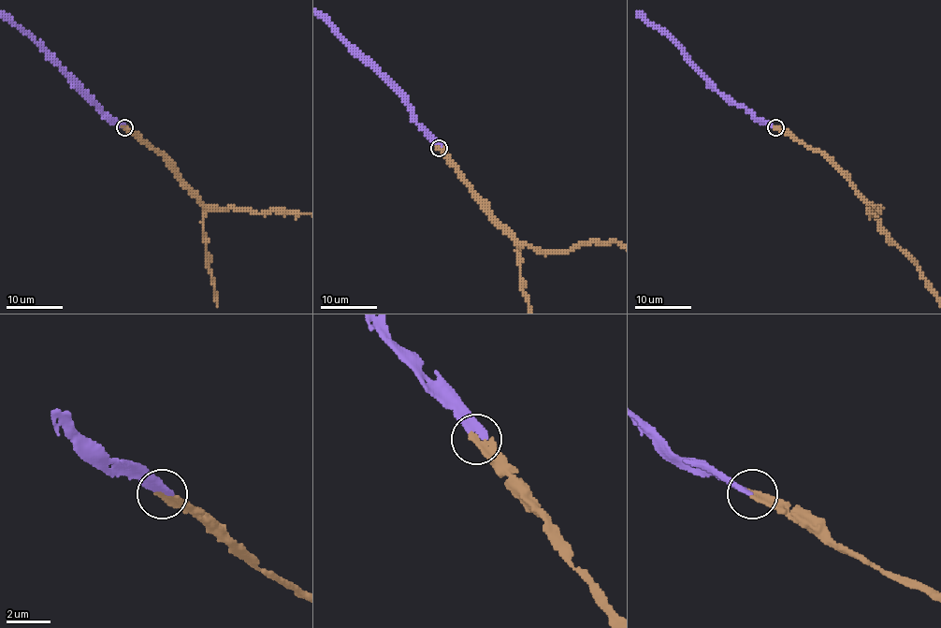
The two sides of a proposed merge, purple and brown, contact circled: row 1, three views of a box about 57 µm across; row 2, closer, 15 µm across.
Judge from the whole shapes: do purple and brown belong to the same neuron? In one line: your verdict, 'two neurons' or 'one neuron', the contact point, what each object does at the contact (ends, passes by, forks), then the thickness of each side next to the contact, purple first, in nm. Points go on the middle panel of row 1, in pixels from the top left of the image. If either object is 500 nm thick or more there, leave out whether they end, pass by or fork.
one neuron; place (439, 148); purple ends; brown ends; calibres 320 and 360 nm

